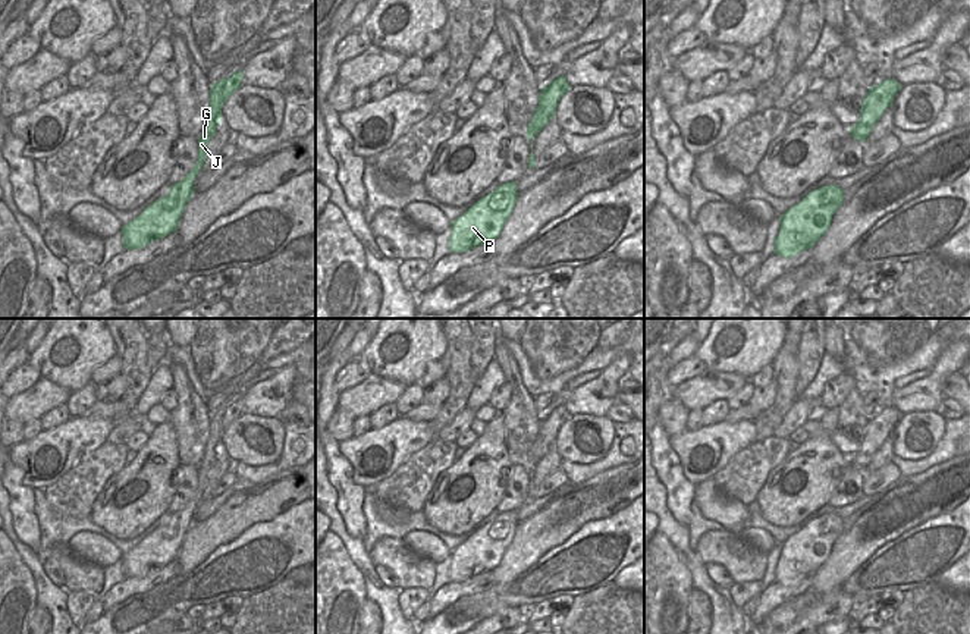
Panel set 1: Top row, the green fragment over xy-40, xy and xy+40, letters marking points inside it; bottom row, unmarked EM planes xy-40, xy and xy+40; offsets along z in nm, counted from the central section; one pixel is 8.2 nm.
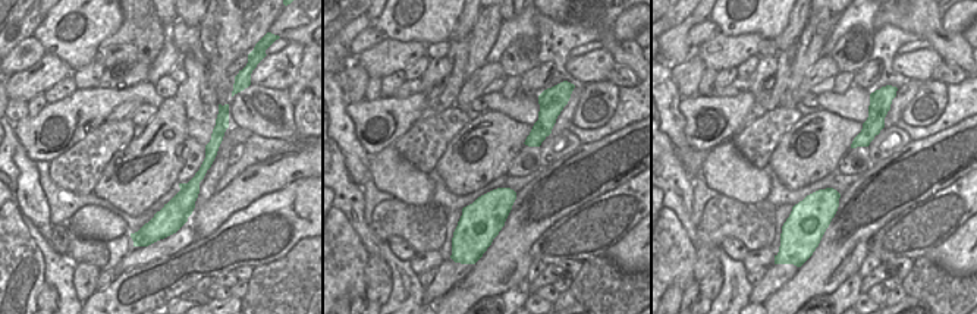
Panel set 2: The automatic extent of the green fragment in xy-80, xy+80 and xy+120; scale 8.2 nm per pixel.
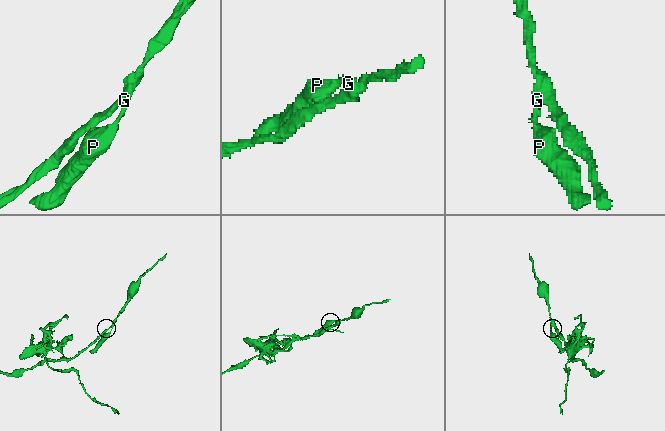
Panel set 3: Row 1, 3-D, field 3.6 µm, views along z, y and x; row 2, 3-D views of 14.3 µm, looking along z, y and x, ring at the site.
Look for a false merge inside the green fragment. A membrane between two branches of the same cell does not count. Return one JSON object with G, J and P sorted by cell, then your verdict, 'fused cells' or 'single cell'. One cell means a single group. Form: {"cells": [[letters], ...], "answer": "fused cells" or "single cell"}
{"cells": [["G"], ["J", "P"]], "answer": "fused cells"}

